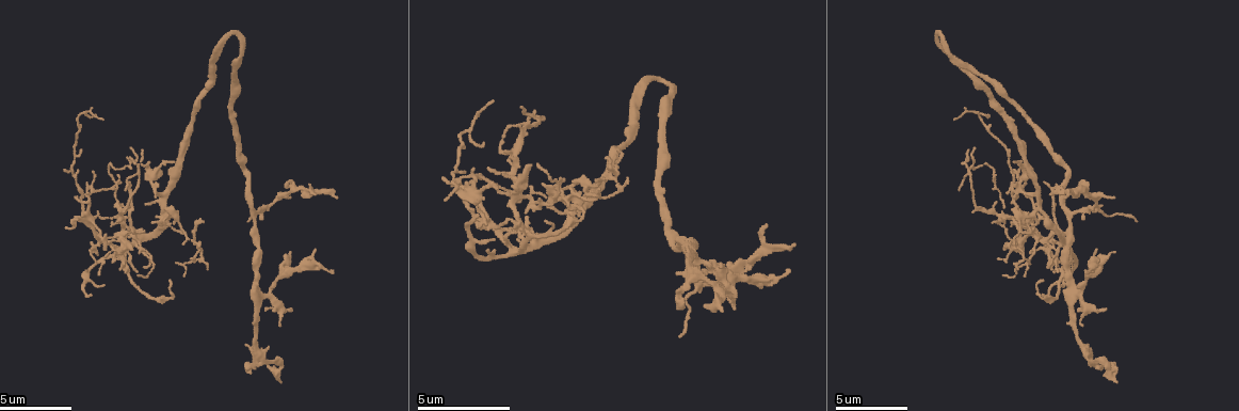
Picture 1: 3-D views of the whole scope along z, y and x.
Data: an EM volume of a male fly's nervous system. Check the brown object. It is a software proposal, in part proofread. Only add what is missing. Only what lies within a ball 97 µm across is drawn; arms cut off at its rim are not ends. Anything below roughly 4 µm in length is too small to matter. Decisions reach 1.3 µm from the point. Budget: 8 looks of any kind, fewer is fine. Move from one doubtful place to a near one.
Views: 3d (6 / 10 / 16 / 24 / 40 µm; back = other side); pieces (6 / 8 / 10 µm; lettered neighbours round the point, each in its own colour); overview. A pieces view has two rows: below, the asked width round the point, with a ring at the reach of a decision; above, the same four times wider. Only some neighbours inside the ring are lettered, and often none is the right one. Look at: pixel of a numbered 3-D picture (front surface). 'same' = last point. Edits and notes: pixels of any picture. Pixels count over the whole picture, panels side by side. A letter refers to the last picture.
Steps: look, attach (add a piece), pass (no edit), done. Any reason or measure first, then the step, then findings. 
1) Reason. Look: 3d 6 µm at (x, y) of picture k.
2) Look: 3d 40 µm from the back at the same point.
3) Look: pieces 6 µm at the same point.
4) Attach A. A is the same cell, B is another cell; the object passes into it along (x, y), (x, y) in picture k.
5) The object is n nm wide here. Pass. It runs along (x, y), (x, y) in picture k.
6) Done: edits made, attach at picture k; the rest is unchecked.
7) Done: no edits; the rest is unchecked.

Long arm stops here. Look: pieces 8 µm at (720, 309) of picture 1.

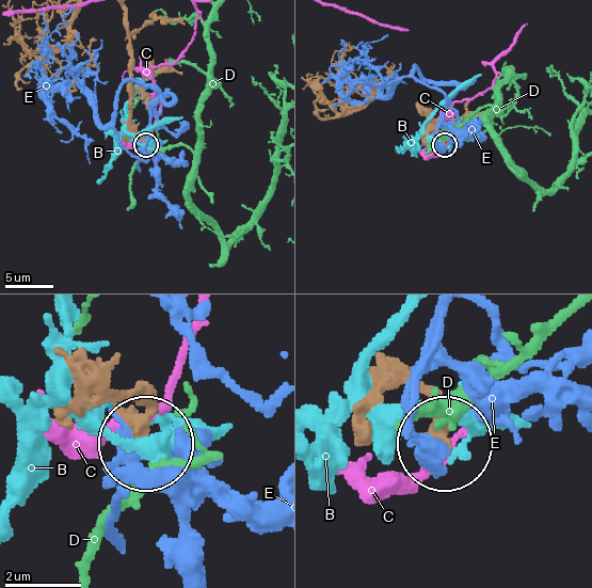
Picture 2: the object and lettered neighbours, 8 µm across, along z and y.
The object is 260 nm wide here. Pass. B, C, D and E are other cells; none of them fits.

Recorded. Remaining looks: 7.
Tapers out. Look: pieces 10 µm at (1111, 254) of picture 1.

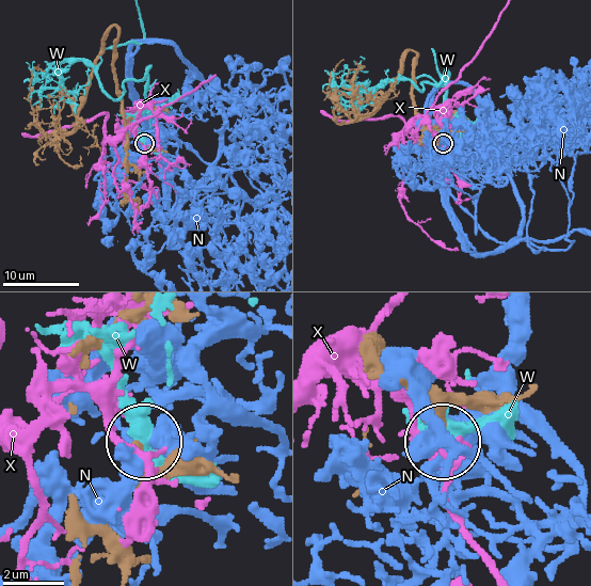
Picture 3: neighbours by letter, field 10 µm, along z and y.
Pass. N, W and X are other cells; it runs along (94, 521), (145, 444) in picture 3; no lettered piece goes on from it.

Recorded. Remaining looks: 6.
Free end. Look: pieces 10 µm at (791, 245) of picture 1.

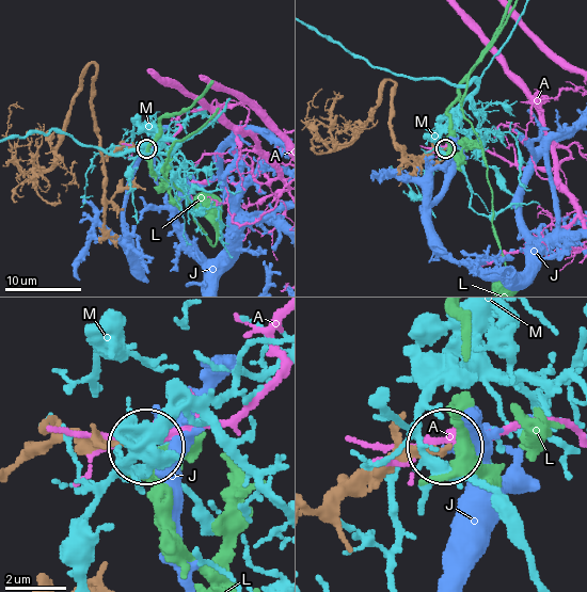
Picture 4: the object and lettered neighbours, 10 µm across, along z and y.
Pass. A, J, L and M are other cells; no lettered piece goes on from it.

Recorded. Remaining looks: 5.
Thin end. Look: 3d 10 µm at (1045, 184) of picture 1.

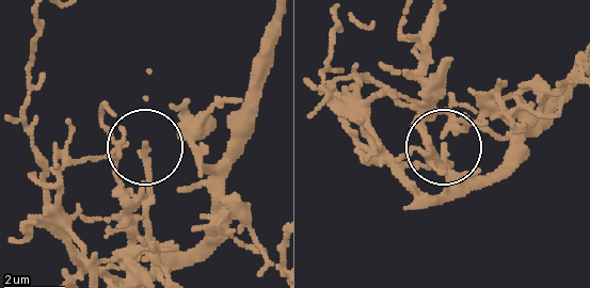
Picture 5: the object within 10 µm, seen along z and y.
Look: pieces 10 µm at (145, 144) of picture 5.

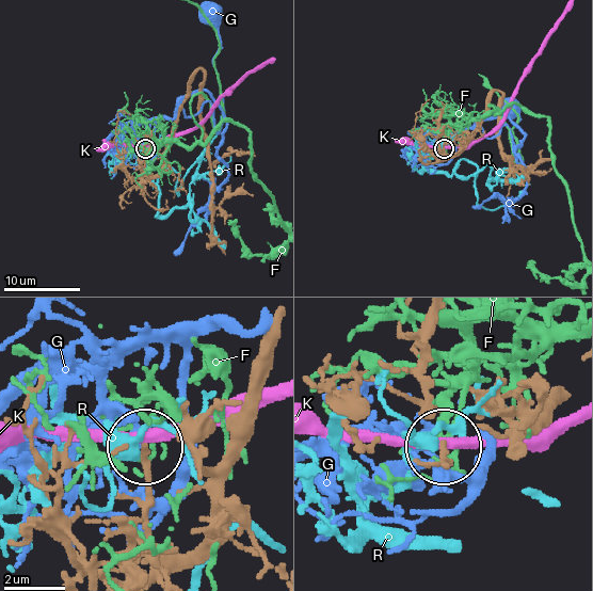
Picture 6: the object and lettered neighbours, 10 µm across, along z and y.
The object is 170 nm wide here. Pass. F, G, K and R are other cells; no lettered piece goes on from it.

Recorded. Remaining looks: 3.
Done: no edits; the rest is unchecked.

